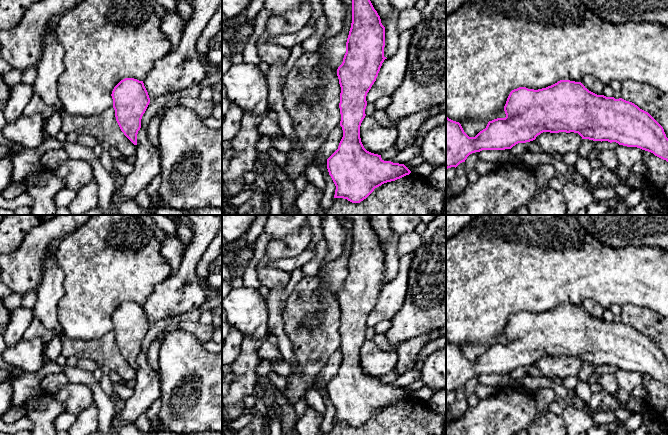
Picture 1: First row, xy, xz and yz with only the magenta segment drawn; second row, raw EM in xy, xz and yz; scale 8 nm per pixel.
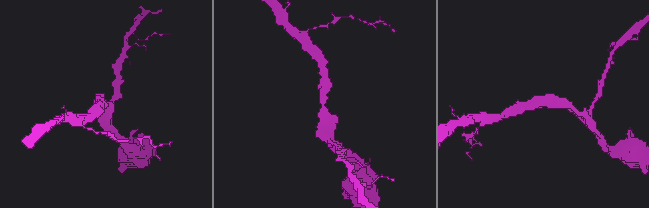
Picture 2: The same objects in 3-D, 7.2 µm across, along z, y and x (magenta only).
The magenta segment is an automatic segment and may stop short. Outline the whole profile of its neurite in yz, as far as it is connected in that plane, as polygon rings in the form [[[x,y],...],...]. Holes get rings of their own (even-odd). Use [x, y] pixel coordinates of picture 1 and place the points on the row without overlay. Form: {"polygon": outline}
{"polygon": [[[560,304],[538,314],[519,311],[510,316],[504,335],[505,342],[489,345],[475,361],[469,361],[459,346],[446,340],[446,393],[456,392],[472,377],[511,373],[518,367],[535,364],[543,356],[574,356],[582,363],[637,371],[668,386],[668,362],[663,351],[648,336],[622,322],[597,319],[581,306]]]}

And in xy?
{"polygon": [[[125,302],[114,311],[111,320],[116,345],[121,355],[134,369],[137,369],[141,343],[150,327],[143,305]]]}

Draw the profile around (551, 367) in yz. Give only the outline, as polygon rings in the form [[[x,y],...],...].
[[[543,356],[536,361],[535,365],[545,378],[552,380],[556,377],[565,379],[566,377],[577,376],[583,363],[574,356]]]

